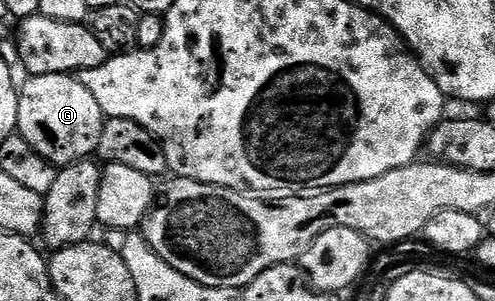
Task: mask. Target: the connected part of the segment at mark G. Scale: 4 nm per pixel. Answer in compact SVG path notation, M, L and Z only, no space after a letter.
M35 74L26 79L25 87L20 87L17 96L16 133L19 137L27 140L27 144L31 144L31 148L35 148L39 156L43 156L58 168L96 155L99 136L107 119L99 108L99 100L95 100L95 96L91 96L91 92L83 88L80 77L71 74Z

